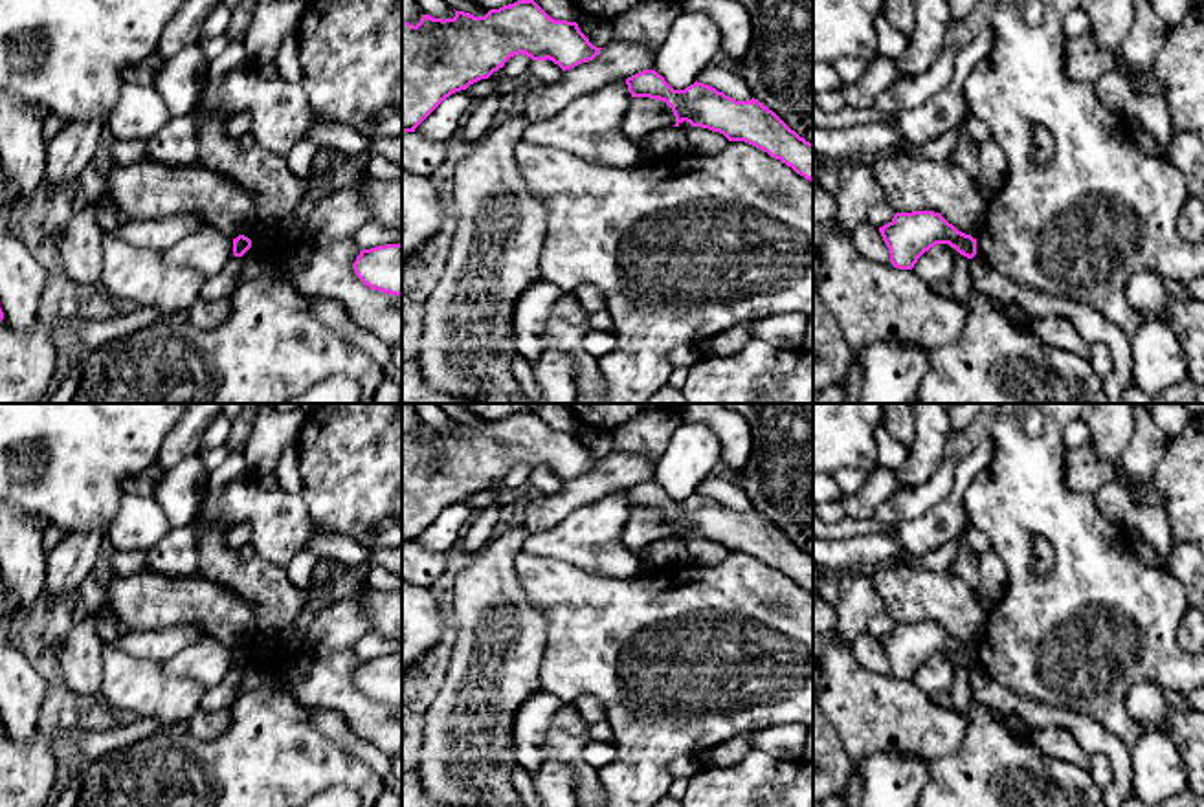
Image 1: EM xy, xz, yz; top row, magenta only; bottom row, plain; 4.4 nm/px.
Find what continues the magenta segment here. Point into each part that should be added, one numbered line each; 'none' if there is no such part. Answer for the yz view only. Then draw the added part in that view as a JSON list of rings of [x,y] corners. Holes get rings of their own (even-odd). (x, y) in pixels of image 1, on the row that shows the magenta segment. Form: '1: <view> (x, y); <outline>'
none

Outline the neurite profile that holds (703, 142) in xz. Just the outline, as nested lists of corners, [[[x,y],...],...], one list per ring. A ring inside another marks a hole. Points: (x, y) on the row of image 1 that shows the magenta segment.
[[[688,127],[686,138],[690,152],[703,158],[712,158],[729,145],[729,139],[723,134],[701,127]]]

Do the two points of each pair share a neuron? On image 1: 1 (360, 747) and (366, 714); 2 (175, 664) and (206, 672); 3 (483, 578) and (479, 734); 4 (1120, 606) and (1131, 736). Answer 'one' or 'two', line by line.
1: two
2: one
3: one
4: one

